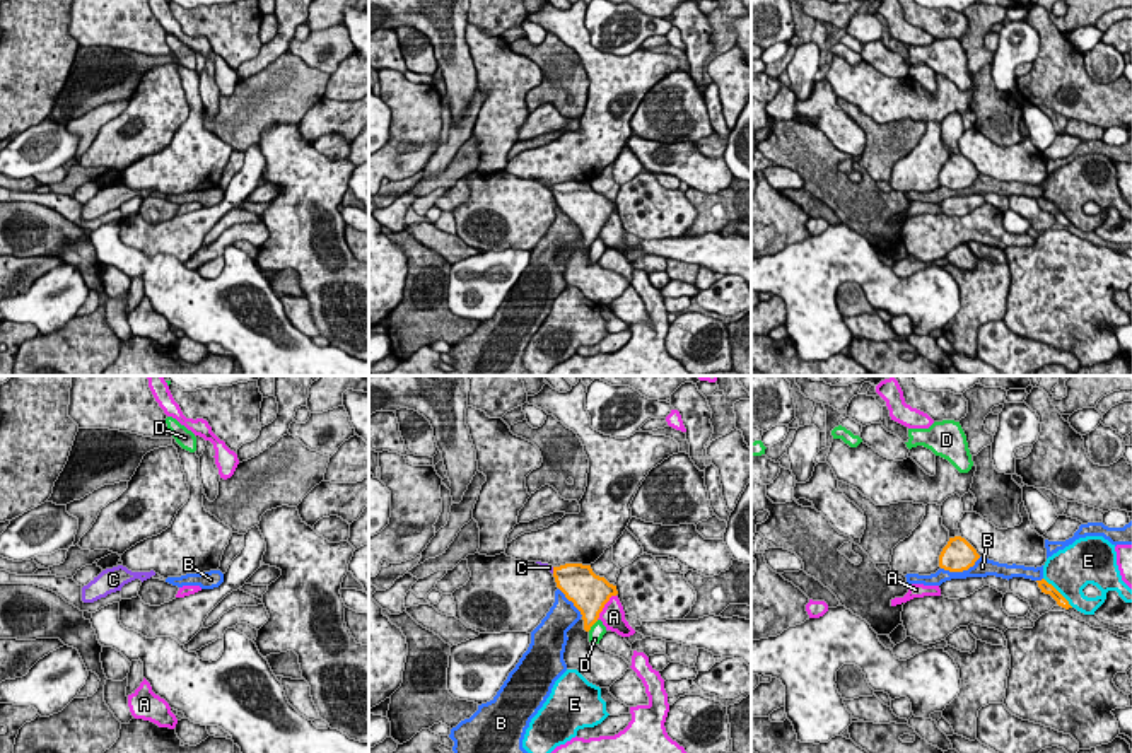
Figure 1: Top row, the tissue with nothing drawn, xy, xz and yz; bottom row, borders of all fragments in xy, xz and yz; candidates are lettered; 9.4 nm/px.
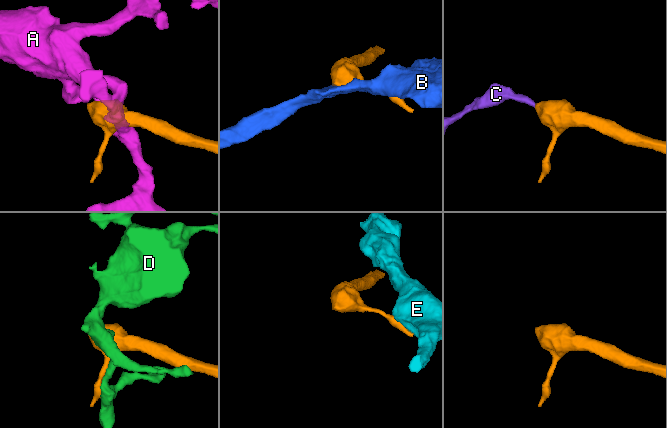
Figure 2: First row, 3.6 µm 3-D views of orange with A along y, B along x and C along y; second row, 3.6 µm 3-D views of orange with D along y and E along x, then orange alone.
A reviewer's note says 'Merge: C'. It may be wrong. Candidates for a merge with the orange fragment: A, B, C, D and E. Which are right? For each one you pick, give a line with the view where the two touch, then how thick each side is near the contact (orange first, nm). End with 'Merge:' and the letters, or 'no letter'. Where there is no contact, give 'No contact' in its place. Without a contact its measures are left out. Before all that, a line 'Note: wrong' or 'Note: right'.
Note: right
C: Touches orange in xz. Thickness 340 nm (orange) against 60 nm
Merge: C

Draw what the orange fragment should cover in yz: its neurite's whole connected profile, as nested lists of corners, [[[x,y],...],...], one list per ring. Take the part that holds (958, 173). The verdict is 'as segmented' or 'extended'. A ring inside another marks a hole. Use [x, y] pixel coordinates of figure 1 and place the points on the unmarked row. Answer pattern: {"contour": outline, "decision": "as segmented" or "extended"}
{"contour": [[[961,154],[949,155],[939,172],[939,184],[949,190],[963,190],[980,176],[977,167]]], "decision": "as segmented"}

